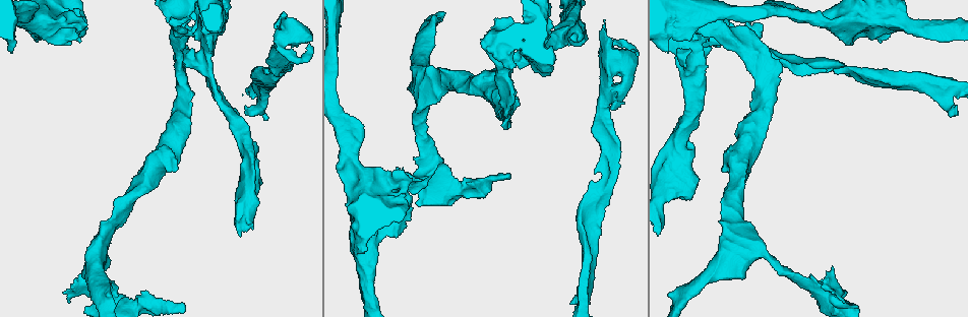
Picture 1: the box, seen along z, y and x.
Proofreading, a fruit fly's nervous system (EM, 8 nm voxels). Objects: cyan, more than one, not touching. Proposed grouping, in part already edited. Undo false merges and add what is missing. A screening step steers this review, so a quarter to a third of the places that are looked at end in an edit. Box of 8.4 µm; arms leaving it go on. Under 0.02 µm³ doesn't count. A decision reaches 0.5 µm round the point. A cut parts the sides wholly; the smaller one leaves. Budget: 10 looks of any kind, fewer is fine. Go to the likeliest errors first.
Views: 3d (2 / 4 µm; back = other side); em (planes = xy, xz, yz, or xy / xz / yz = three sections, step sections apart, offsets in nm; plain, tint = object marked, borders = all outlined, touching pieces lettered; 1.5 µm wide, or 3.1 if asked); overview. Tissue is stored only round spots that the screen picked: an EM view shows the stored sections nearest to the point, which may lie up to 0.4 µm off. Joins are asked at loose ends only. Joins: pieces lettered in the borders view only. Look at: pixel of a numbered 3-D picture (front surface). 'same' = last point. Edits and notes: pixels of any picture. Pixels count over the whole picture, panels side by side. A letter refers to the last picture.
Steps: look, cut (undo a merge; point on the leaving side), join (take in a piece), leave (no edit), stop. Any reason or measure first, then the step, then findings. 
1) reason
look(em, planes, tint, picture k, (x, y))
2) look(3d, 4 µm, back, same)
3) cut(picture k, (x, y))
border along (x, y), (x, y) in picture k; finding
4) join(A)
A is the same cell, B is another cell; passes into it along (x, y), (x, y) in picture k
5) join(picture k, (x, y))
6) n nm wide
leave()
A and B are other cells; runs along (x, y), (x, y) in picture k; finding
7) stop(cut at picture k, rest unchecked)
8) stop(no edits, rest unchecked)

branch point
look(3d, 4 µm, picture 1, (691, 58))

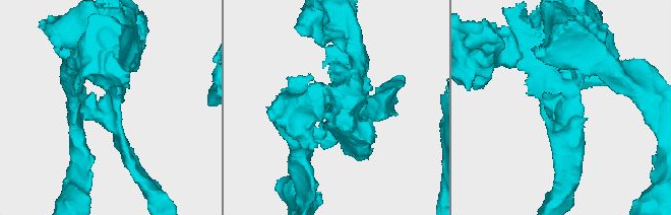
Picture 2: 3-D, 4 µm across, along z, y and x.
shape alone is not enough
look(em, yz, step 8, tint, picture 2, (109, 110))

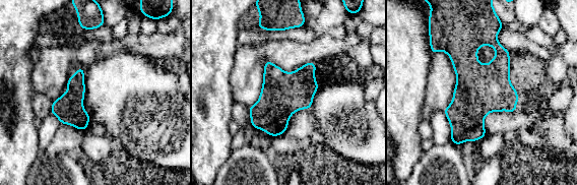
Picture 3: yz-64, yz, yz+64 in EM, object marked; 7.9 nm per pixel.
cut it another way
look(em, planes, borders, same)

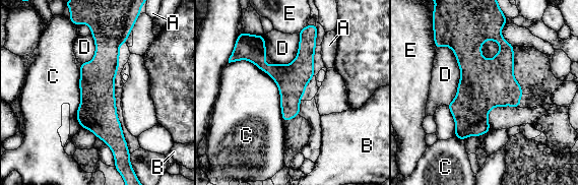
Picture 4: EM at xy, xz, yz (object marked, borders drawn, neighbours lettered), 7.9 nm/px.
260 nm wide; C touches over 550 nm
leave()
A, B, C, D and E are other cells; continuous, no second cell

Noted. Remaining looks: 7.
an open end
look(3d, 2 µm, picture 1, (604, 19))

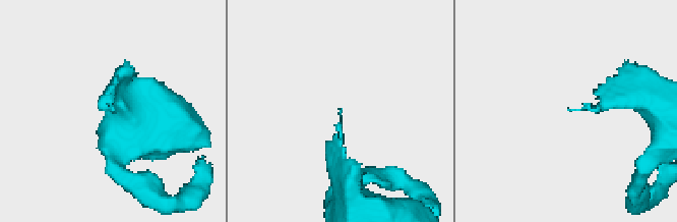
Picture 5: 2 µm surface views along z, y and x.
look(em, xz, step 4, tint, picture 5, (571, 111))

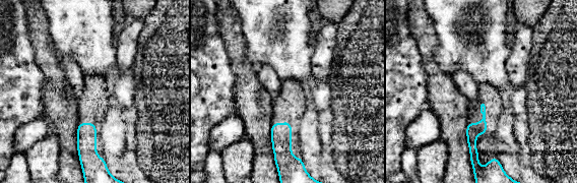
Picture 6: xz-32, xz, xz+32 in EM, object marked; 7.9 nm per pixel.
cut it another way
look(em, planes, borders, same)

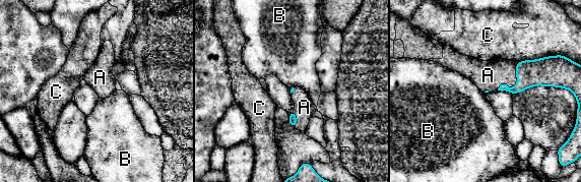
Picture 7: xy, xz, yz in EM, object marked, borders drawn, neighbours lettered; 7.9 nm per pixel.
join(picture 7, (488, 75))
A is the same cell, B and C are other cells; passes into it along (544, 71), (516, 83), (488, 75) in picture 7; the cell continues

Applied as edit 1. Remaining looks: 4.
look(overview)

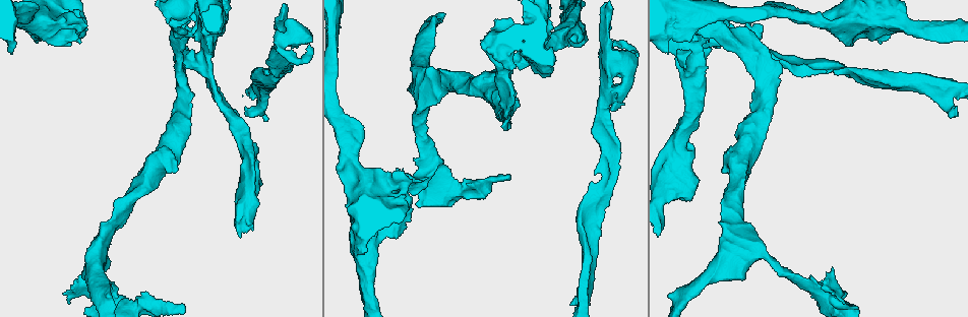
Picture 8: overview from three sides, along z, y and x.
calibre changes
look(3d, 4 µm, picture 8, (77, 26))

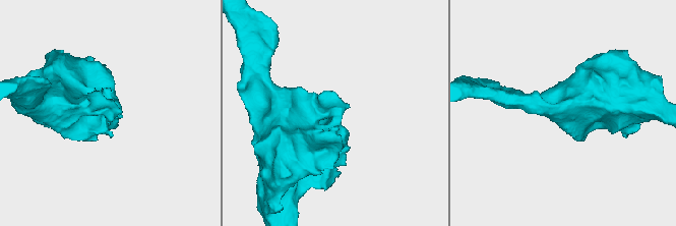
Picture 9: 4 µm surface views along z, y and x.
need the tissue
look(em, yz, step 4, tint, picture 9, (335, 129))

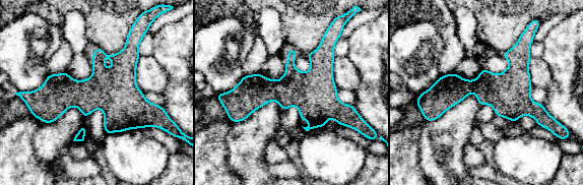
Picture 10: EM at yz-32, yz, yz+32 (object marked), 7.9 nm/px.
cut it another way
look(em, planes, borders, same)

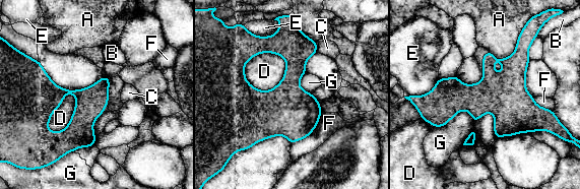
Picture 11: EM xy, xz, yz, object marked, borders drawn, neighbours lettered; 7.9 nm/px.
200 nm wide; A touches over 400 nm
leave()
A, B, C, D, E, F and G are other cells; one cell here

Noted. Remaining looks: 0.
stop(join at picture 7, rest unchecked)

